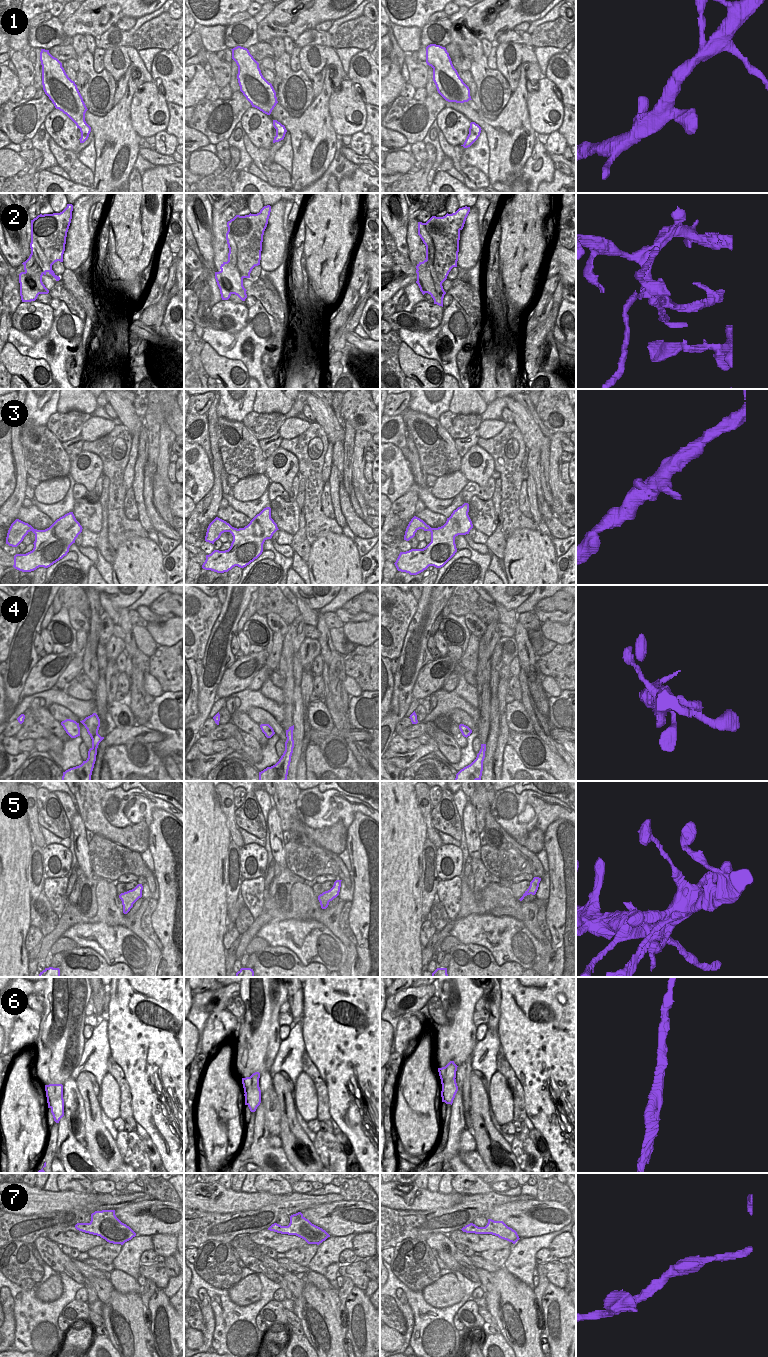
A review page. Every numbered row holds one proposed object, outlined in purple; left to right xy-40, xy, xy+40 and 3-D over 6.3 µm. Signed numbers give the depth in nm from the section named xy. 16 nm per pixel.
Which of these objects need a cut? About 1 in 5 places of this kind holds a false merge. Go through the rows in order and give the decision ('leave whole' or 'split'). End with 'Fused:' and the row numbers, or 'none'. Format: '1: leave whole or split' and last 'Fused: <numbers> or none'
1: leave whole
2: split
3: leave whole
4: leave whole
5: leave whole
6: split
7: leave whole
Fused: 2, 6

